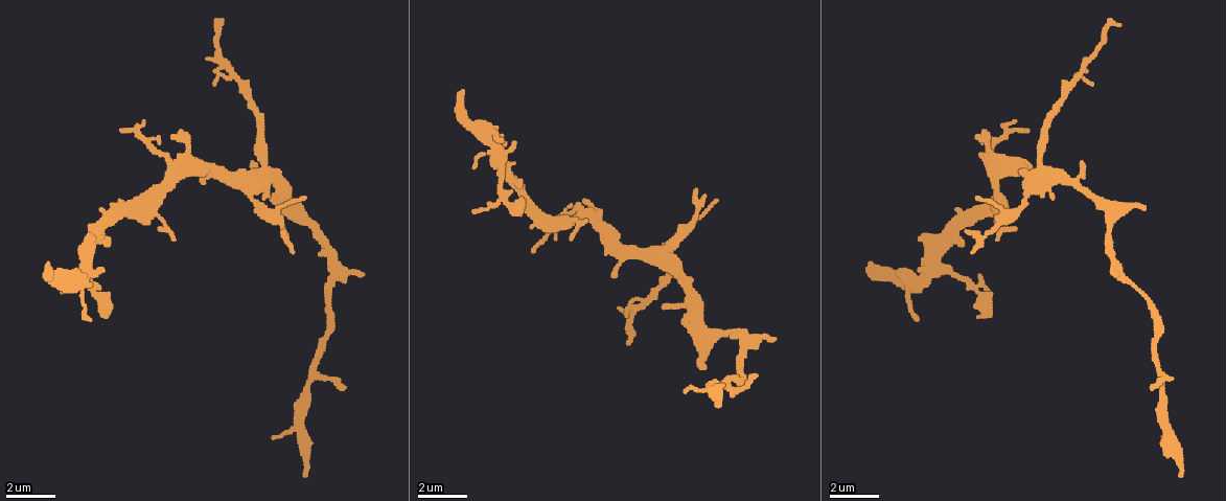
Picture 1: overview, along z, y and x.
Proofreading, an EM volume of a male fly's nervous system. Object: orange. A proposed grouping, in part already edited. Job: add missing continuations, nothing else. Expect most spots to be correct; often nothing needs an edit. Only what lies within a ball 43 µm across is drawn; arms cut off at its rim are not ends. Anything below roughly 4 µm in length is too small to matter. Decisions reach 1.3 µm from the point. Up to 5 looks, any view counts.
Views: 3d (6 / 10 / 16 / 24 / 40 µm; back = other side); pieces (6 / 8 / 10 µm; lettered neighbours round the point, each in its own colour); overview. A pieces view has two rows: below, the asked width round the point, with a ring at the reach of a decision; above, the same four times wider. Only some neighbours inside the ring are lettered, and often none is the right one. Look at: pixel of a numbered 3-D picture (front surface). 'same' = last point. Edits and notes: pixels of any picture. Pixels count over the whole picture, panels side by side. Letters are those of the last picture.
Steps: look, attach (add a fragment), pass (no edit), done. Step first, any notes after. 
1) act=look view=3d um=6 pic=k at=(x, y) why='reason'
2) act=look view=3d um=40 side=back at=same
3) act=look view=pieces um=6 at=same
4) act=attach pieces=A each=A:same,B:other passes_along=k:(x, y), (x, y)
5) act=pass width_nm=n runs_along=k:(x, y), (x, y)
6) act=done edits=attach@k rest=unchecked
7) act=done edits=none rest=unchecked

act=look view=pieces um=8 pic=1 at=(1184, 473) why='branch stops here'

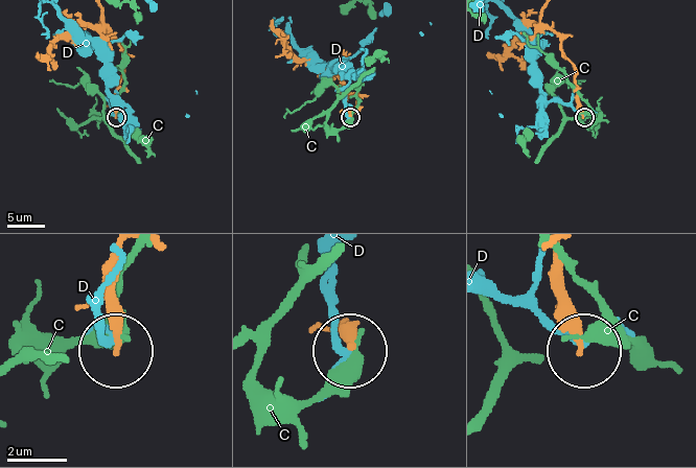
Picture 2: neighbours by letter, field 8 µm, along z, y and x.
act=pass each=C:other,D:other found='no lettered fragment goes on from it'

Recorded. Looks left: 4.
act=look view=pieces um=10 pic=1 at=(288, 246)

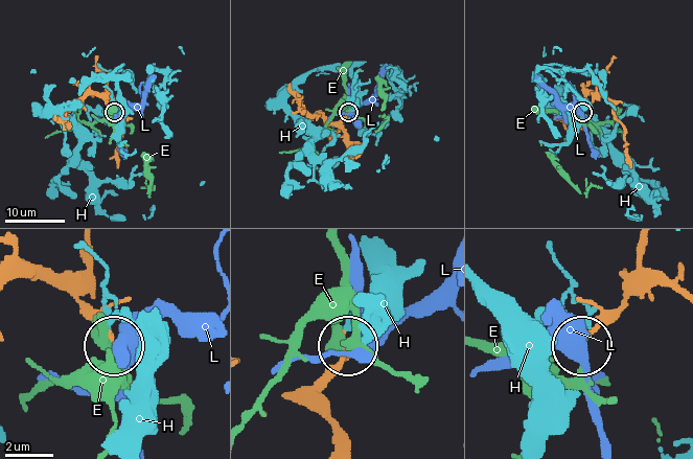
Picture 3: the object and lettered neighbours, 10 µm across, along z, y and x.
act=pass each=E:other,H:other,L:other found='no lettered fragment goes on from it'

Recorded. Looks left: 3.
act=look view=pieces um=8 pic=1 at=(1026, 131) why='tapers out'

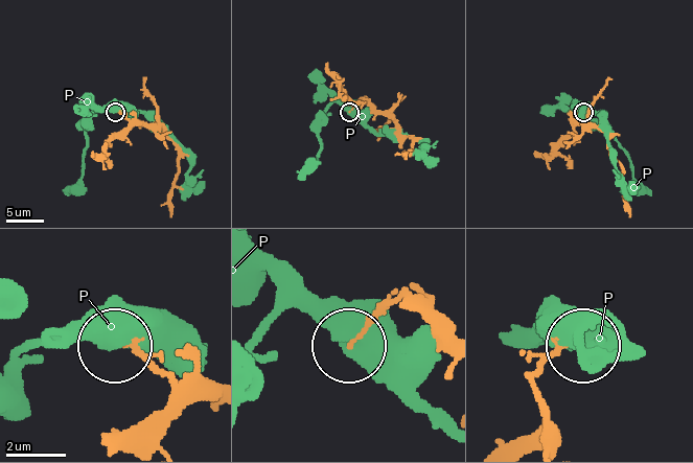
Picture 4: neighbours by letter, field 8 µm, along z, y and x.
act=pass width_nm=120 each=P:other runs_along=4:(442, 327), (405, 297), (354, 340) found='none of them fits'

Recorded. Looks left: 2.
act=done edits=none rest=unchecked

